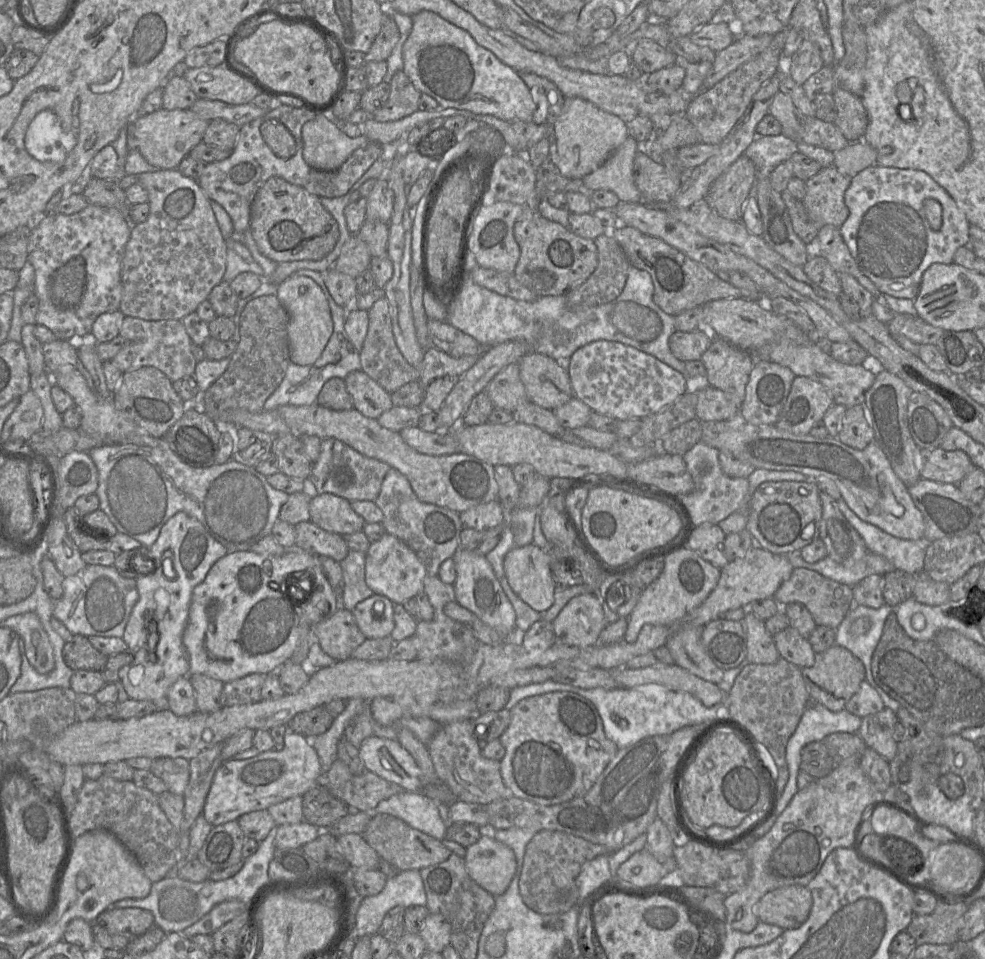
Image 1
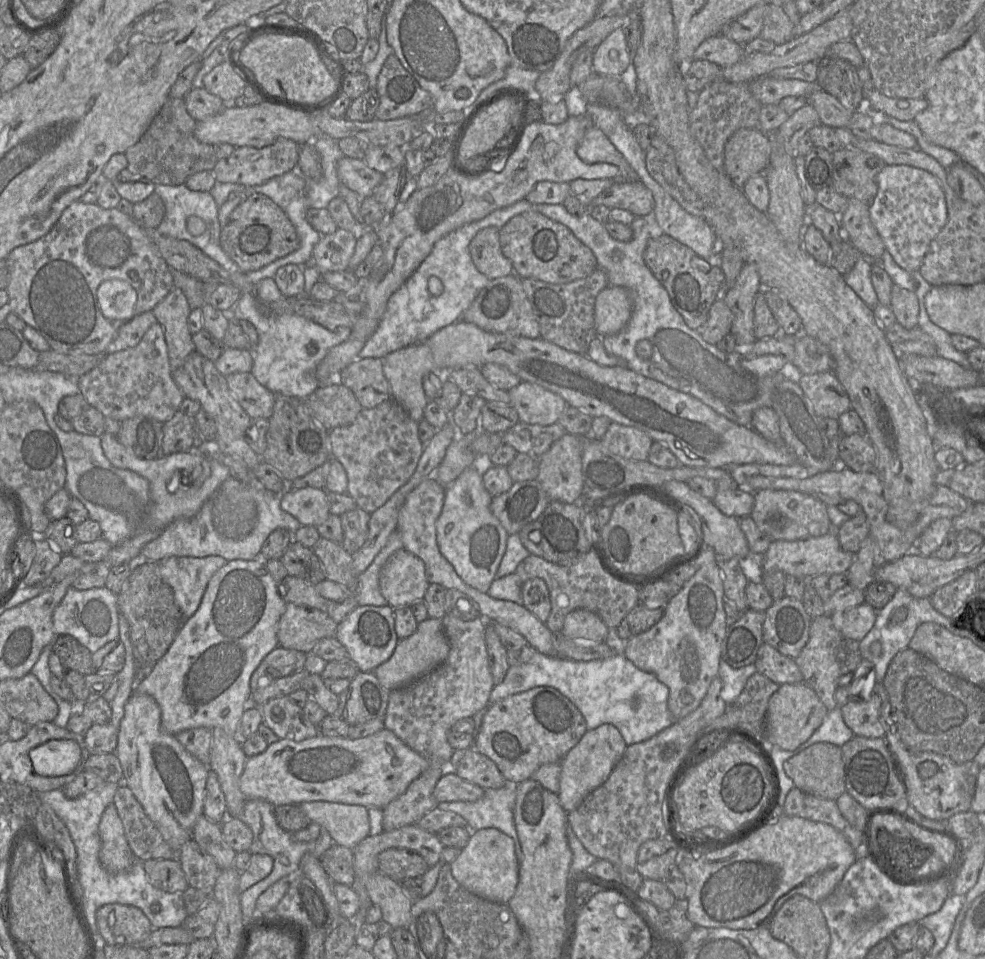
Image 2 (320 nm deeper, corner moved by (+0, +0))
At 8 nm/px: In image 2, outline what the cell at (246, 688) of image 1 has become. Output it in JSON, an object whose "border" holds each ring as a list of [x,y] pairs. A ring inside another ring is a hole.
{"border":[[[276,647],[259,664],[250,679],[252,693],[265,681],[290,676],[304,669],[307,654],[301,651]]]}

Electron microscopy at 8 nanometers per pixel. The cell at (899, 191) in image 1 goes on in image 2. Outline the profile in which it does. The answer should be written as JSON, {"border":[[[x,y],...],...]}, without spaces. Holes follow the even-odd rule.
{"border":[[[885,165],[877,174],[876,182],[877,194],[869,213],[885,250],[907,272],[919,271],[931,241],[948,218],[944,191],[934,175],[908,165]]]}

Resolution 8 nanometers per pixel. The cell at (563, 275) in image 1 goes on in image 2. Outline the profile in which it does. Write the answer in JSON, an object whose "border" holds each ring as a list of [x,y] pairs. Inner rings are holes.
{"border":[[[534,207],[511,218],[499,229],[502,253],[513,265],[513,274],[520,279],[534,278],[552,284],[568,283],[590,275],[597,268],[596,258],[589,247],[583,244],[565,225],[539,213]]]}

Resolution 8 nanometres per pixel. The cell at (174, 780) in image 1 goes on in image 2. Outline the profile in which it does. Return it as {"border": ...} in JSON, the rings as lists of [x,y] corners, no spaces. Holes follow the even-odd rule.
{"border":[[[202,814],[194,824],[192,839],[215,859],[220,869],[234,868],[234,861],[237,853],[224,840],[220,824],[213,823]]]}

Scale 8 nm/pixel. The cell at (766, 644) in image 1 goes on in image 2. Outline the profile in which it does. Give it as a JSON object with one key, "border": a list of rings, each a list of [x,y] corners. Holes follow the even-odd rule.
{"border":[[[765,642],[760,646],[754,664],[757,672],[779,685],[803,682],[795,659],[781,654]]]}

